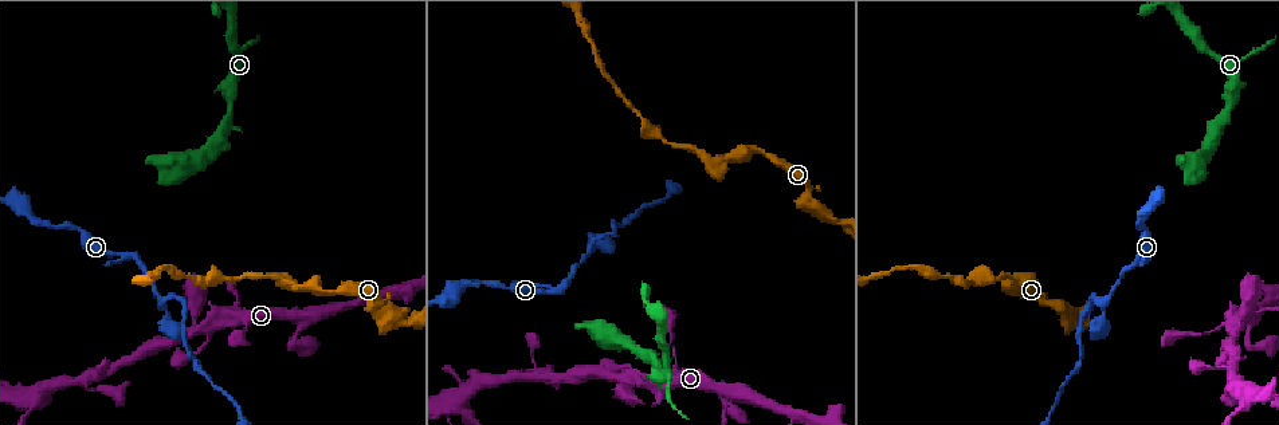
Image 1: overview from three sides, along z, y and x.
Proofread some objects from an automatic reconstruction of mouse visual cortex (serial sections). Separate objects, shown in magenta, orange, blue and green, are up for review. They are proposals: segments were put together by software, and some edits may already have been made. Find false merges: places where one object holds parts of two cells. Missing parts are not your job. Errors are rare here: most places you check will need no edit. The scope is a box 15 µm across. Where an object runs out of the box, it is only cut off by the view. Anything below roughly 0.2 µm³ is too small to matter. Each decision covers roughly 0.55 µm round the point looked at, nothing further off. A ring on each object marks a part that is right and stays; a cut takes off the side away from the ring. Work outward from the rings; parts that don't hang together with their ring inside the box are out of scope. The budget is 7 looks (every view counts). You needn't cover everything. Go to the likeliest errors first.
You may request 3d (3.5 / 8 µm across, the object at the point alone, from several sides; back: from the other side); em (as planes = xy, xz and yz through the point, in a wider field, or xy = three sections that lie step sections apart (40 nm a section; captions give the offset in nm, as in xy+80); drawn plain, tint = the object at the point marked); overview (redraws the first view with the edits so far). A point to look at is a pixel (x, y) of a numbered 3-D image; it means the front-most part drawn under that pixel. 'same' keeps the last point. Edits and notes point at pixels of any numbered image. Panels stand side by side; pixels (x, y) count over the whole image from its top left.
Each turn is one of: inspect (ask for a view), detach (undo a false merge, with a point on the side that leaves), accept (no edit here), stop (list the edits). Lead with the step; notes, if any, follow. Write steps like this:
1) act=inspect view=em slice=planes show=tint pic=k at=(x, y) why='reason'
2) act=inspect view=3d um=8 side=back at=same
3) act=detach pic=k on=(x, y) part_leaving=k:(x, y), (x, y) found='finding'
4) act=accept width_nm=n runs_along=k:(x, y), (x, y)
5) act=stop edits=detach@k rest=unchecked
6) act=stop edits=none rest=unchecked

act=inspect view=3d um=3.5 pic=1 at=(1090, 301) why='abrupt turn'

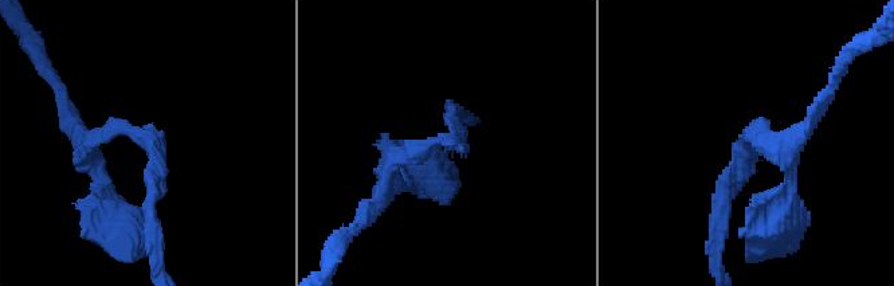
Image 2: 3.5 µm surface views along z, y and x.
act=inspect view=em slice=xy step=3 show=tint pic=2 at=(451, 142) arm_widths_nm=200,250 why='now the EM'

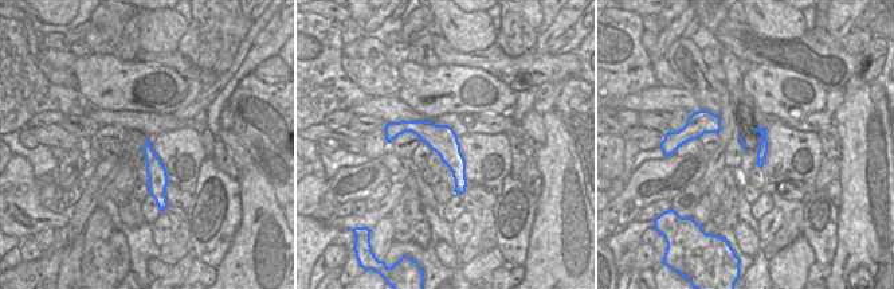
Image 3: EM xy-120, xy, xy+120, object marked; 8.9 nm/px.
act=accept runs_along=3:(389, 132), (424, 129), (462, 188) found='all the same cell'

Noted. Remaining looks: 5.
act=inspect view=3d um=8 pic=1 at=(203, 329) why='abrupt turn'

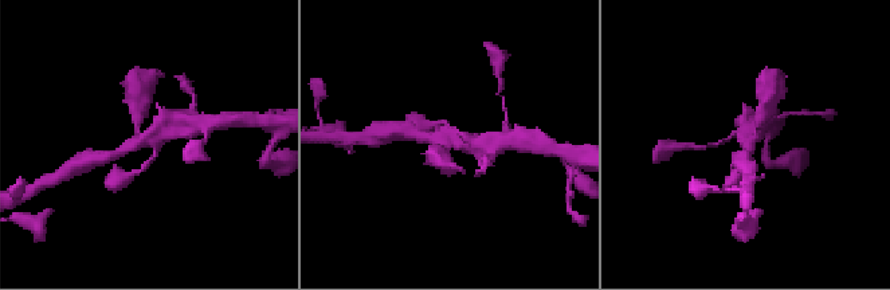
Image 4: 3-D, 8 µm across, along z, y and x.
act=inspect view=em slice=xy step=3 show=tint pic=4 at=(751, 136) why='need the tissue'

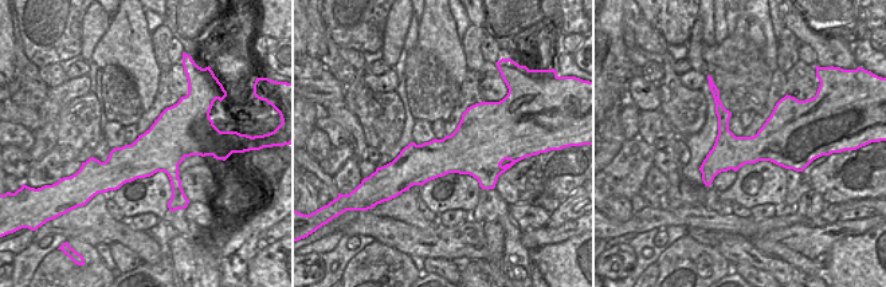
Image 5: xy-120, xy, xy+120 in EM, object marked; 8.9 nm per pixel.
act=accept width_nm=440 runs_along=4:(179, 122), (112, 155) found='all the same cell'

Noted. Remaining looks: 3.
act=inspect view=3d um=8 side=back pic=1 at=(448, 410) why='abrupt turn'

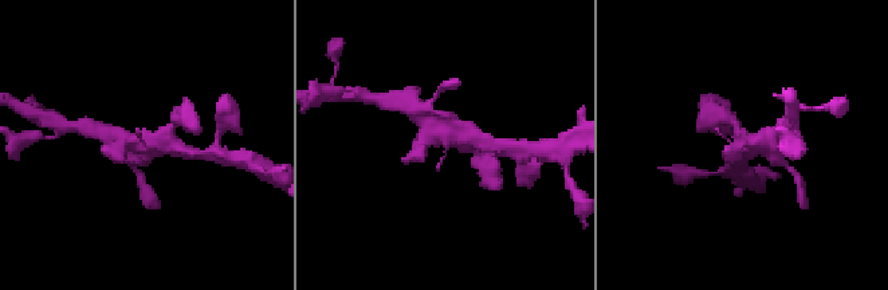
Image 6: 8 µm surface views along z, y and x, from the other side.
act=inspect view=em slice=xy step=3 show=tint pic=6 at=(448, 136)

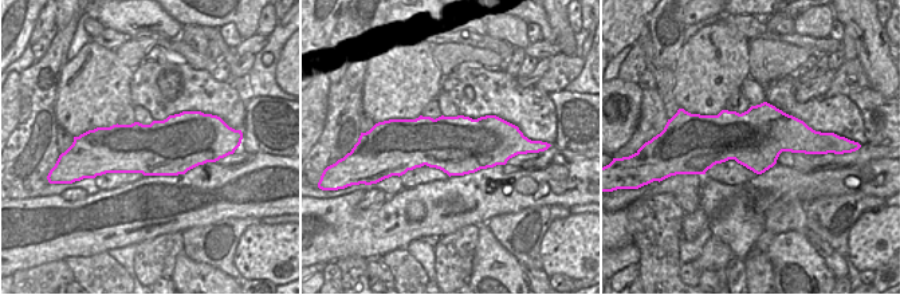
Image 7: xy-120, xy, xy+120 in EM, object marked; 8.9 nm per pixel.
act=accept width_nm=550 runs_along=6:(415, 113), (472, 151) found='continuous, no second cell'

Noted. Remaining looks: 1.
act=stop edits=none rest=unchecked

